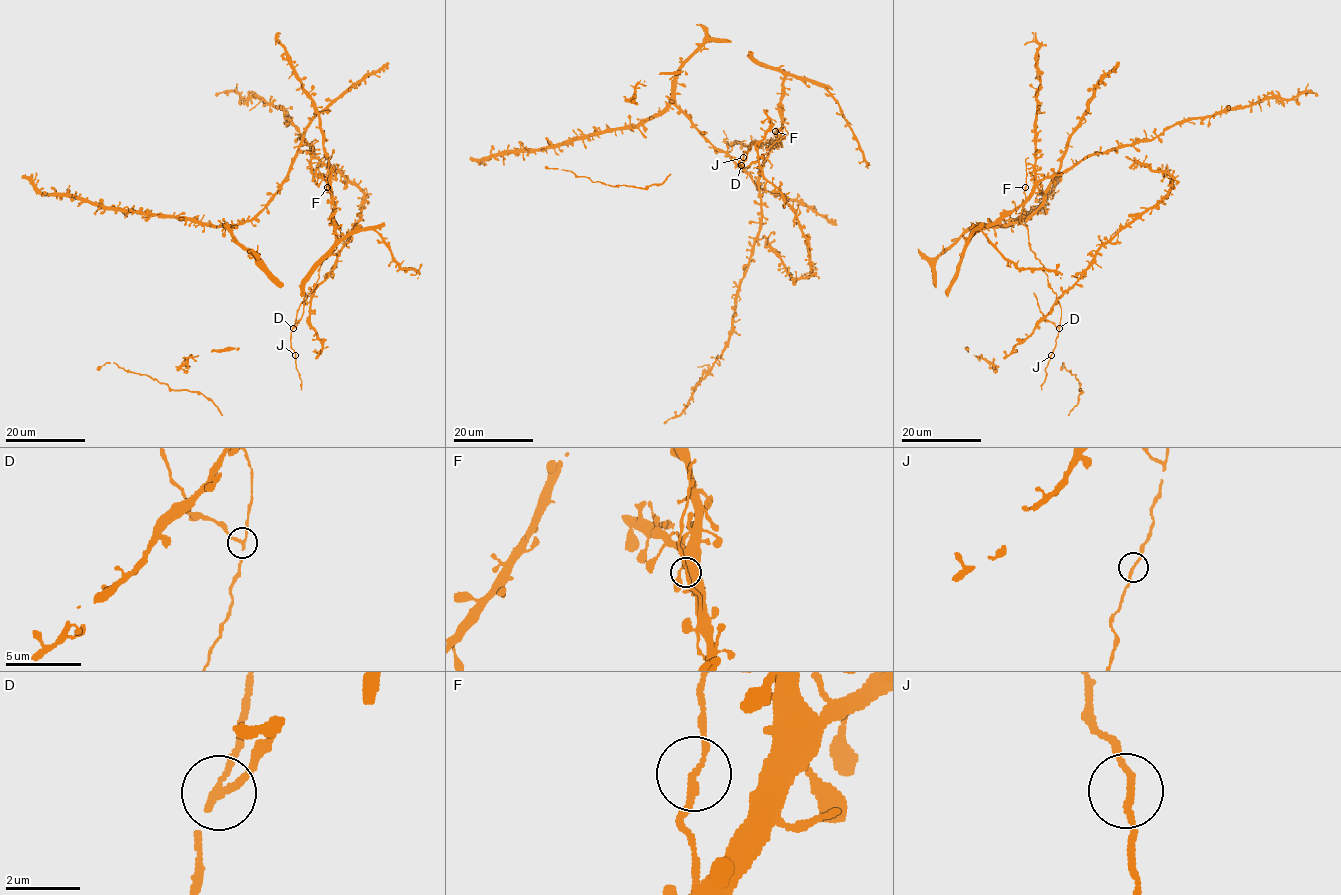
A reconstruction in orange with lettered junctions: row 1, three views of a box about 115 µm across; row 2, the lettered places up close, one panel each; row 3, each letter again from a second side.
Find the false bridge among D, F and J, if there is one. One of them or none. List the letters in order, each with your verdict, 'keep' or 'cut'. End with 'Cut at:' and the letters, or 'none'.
D: cut
F: keep
J: keep
Cut at: D

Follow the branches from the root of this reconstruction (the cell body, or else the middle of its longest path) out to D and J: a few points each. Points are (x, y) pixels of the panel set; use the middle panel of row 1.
D: (779, 131), (783, 126), (789, 134), (772, 145), (767, 154), (747, 167), (741, 165)
J: (779, 131), (783, 126), (789, 134), (772, 145), (767, 154), (756, 162), (747, 167), (739, 165), (743, 157)

